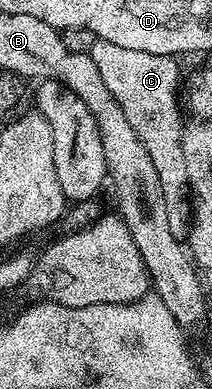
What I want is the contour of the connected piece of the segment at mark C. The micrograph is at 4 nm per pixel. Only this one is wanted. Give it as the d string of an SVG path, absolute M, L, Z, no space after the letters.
M96 40L91 47L90 53L94 65L101 73L101 80L113 94L115 101L125 111L125 118L129 121L129 126L137 134L138 140L142 142L146 150L149 151L149 158L156 167L157 178L160 179L162 197L165 203L165 214L168 215L169 232L177 241L186 243L191 230L191 203L189 201L188 173L186 173L186 159L184 159L181 136L183 129L183 119L179 112L181 108L181 98L177 96L179 88L179 66L178 59L173 56L159 56L142 53L139 50L122 49L113 42Z

